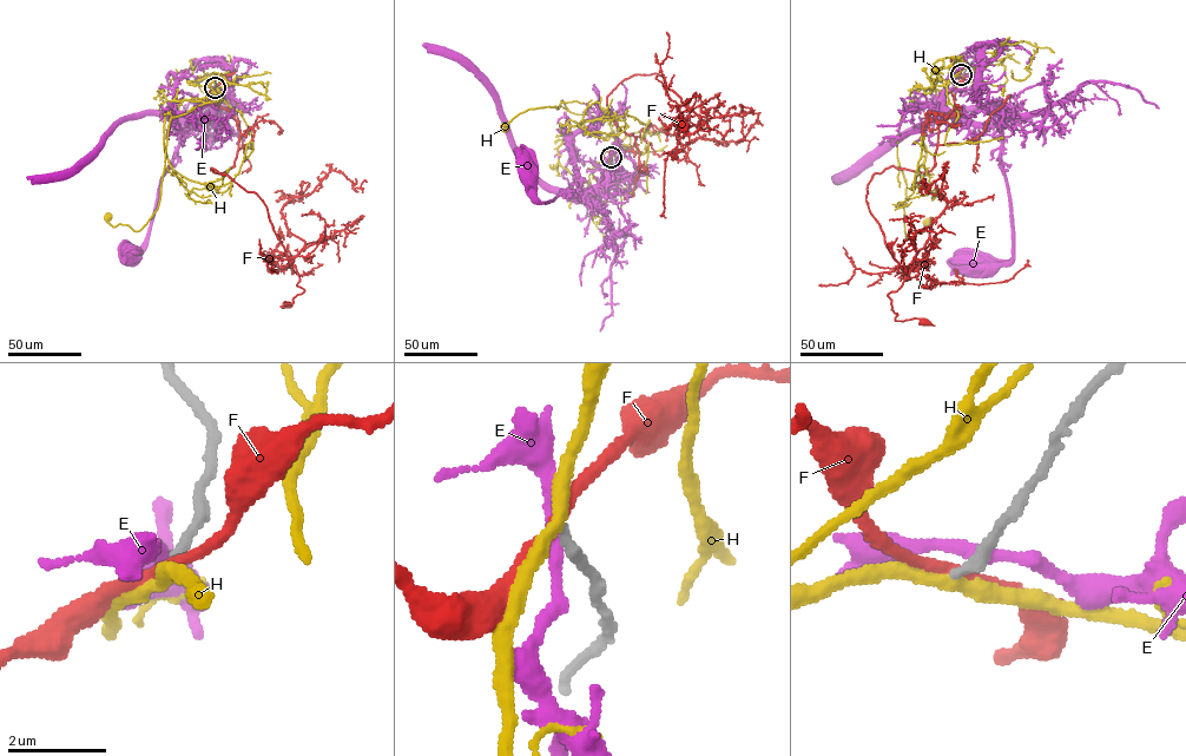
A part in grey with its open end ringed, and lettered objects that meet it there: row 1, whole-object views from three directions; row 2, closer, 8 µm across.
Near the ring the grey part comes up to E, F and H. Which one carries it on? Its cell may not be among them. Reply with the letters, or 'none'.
F

